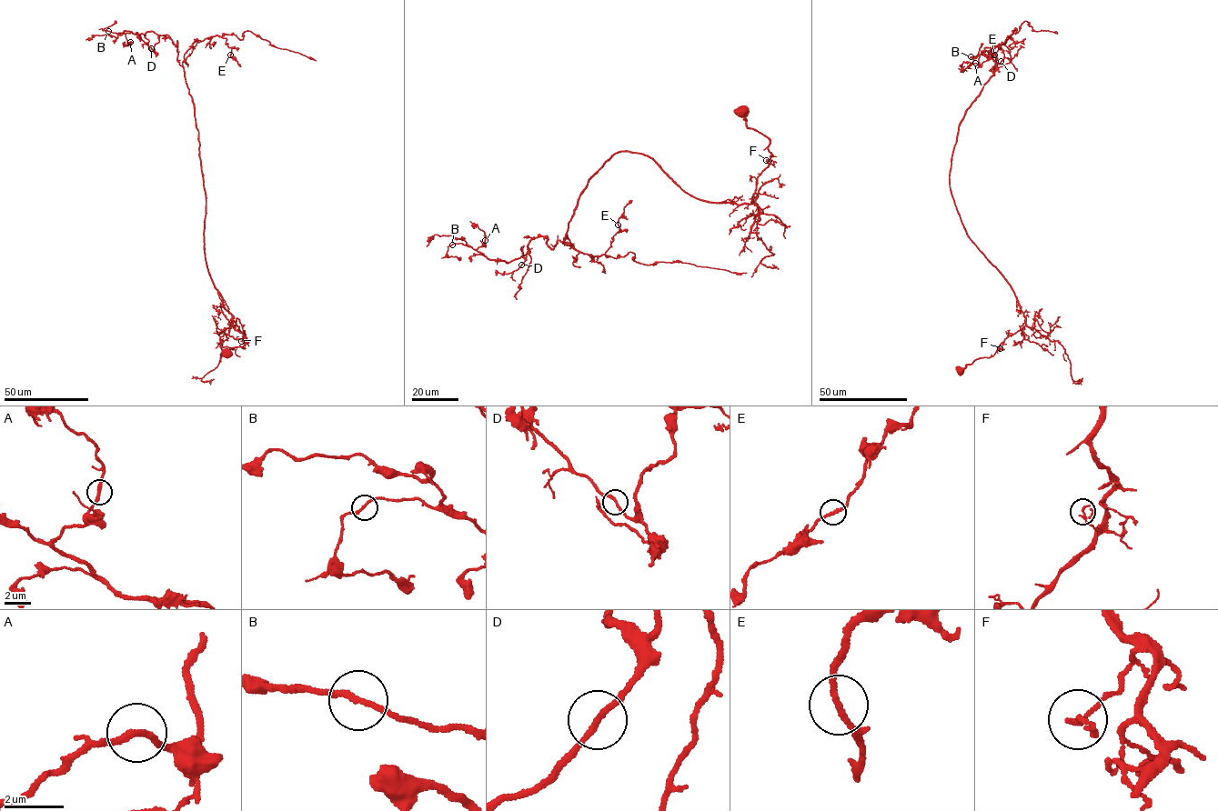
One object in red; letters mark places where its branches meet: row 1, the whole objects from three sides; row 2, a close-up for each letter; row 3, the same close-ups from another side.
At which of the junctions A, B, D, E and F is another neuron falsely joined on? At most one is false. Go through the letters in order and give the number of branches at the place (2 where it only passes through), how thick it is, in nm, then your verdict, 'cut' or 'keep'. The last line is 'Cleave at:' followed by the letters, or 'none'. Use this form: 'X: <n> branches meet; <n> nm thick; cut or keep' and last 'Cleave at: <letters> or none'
A: 2 branches meet; 240 nm thick; keep
B: 2 branches meet; 190 nm thick; keep
D: 2 branches meet; 190 nm thick; keep
E: 2 branches meet; 200 nm thick; keep
F: 2 branches meet; 150 nm thick; keep
Cleave at: none

